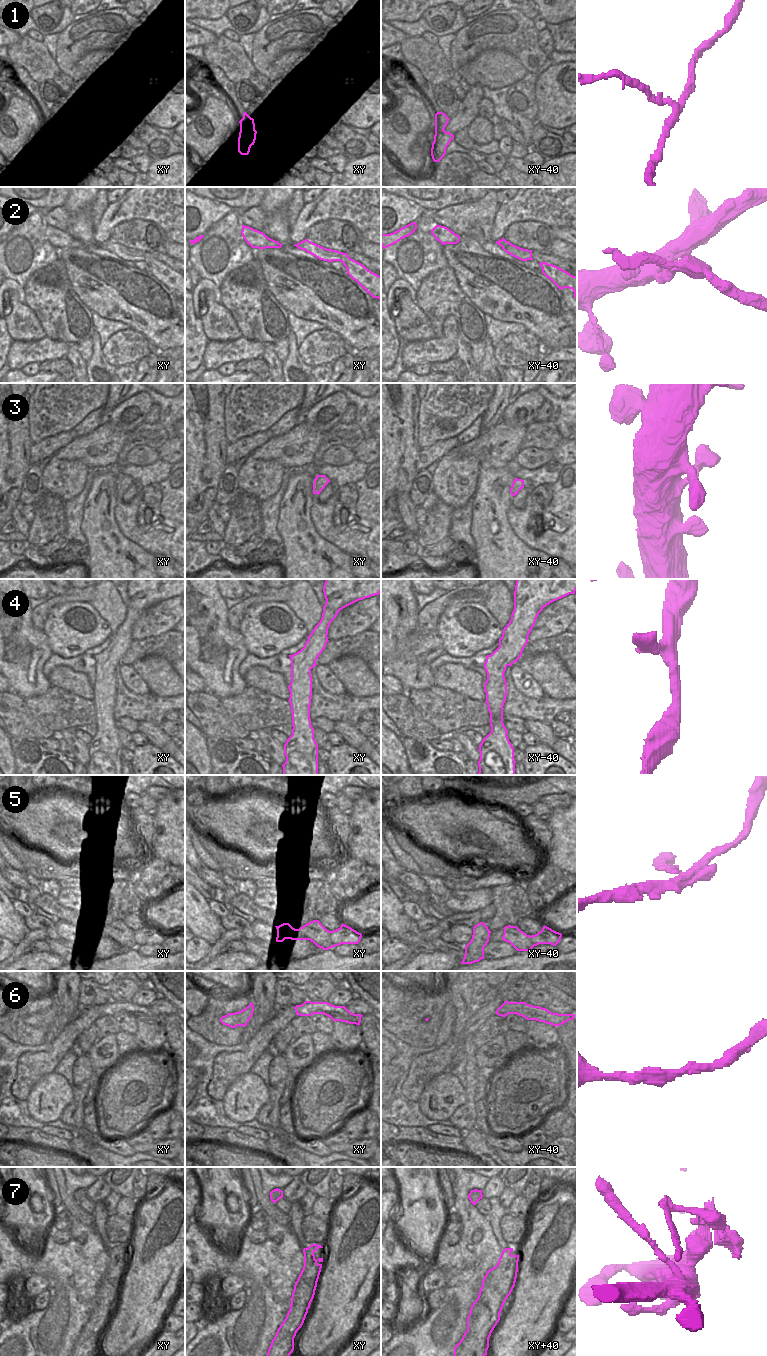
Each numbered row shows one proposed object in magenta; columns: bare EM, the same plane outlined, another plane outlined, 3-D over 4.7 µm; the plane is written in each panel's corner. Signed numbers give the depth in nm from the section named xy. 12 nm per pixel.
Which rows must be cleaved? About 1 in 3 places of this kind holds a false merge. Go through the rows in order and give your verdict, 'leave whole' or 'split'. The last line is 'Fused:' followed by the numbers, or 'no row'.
1: split
2: split
3: leave whole
4: leave whole
5: split
6: leave whole
7: split
Fused: 1, 2, 5, 7

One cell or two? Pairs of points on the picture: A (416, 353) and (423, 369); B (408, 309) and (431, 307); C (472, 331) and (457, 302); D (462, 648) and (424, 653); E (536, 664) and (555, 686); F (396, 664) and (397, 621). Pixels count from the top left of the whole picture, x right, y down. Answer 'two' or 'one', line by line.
A: two
B: two
C: one
D: two
E: one
F: one

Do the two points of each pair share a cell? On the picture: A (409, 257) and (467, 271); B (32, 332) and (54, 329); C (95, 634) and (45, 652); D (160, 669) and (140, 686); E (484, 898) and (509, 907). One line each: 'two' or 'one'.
A: two
B: two
C: two
D: two
E: two

